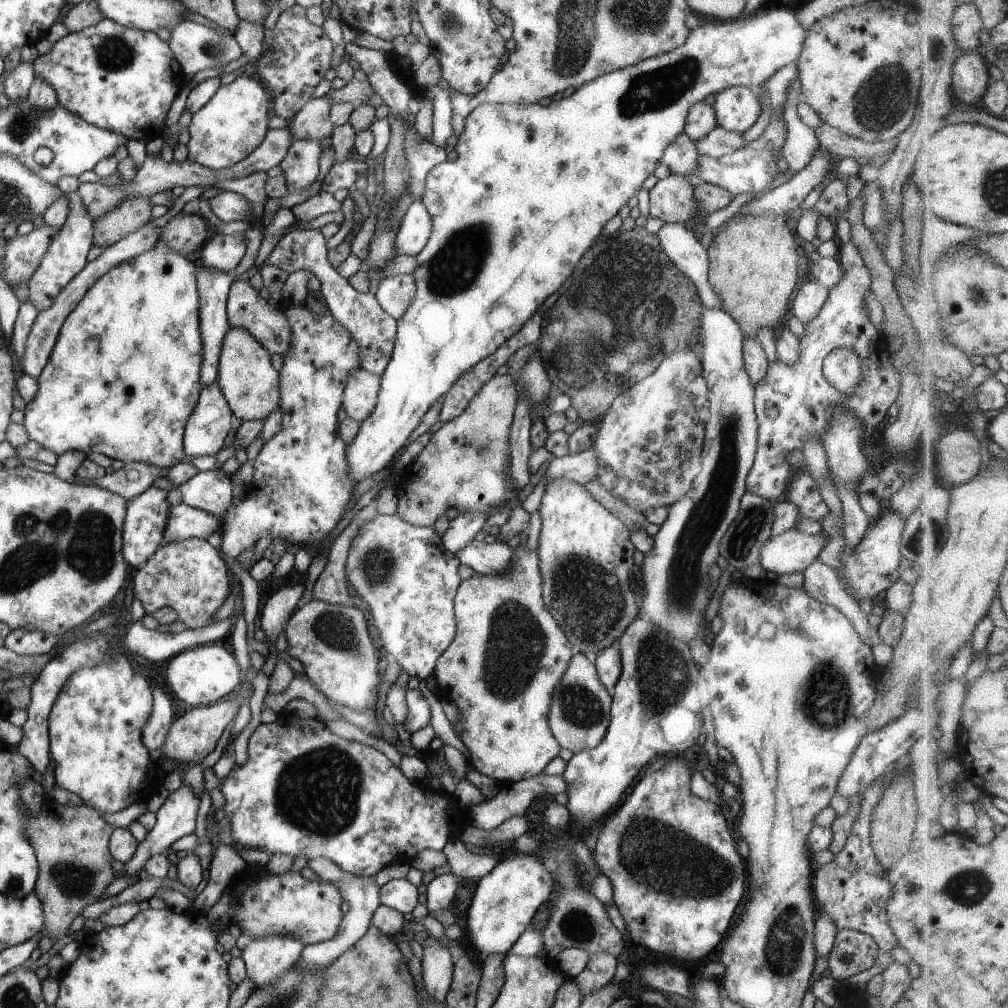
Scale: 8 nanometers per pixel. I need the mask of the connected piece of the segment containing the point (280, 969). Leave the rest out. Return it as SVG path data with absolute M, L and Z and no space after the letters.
M273 935L262 939L253 939L241 951L246 977L253 983L255 989L263 989L273 985L280 976L296 964L300 952L305 945L287 935Z

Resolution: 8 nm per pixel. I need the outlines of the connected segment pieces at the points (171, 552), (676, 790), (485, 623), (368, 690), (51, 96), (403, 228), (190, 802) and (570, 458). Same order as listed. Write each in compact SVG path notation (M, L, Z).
M187 537L180 541L173 539L154 550L153 554L137 568L133 576L132 592L140 600L146 615L156 612L159 608L170 606L176 614L176 620L183 622L187 629L196 629L211 623L213 613L230 594L230 589L231 576L222 556L206 540Z
M668 757L668 761L663 763L656 771L648 772L643 775L643 778L633 786L627 798L619 804L619 807L613 814L604 816L602 824L599 827L599 832L596 838L595 848L593 848L594 864L603 876L606 876L612 885L612 904L617 907L620 912L628 940L635 944L641 944L648 950L659 952L667 958L672 958L673 961L683 960L683 962L697 962L701 960L705 954L709 954L719 942L721 938L726 936L730 927L734 924L745 900L747 894L747 872L745 860L739 856L736 851L735 842L727 830L727 822L723 814L719 811L719 807L712 802L701 800L693 796L690 791L690 770L684 765L686 760L677 757Z
M520 546L513 551L512 564L510 568L498 577L488 577L479 573L473 573L467 580L462 580L457 587L455 596L453 597L453 612L455 619L455 638L441 651L437 657L432 676L436 681L437 695L440 699L453 703L457 706L460 717L452 724L455 735L467 748L467 761L470 768L486 775L499 783L514 783L521 779L528 779L533 774L539 774L543 767L559 752L560 746L551 734L547 713L550 705L551 693L554 686L563 676L564 670L567 668L570 658L574 655L574 646L568 643L564 630L558 625L552 614L545 608L542 601L542 578L538 569L538 558L536 550L531 552L522 550Z
M311 599L291 613L283 634L287 654L301 663L303 672L325 698L356 712L375 709L379 660L359 609Z
M105 18L91 26L78 30L77 32L67 33L58 39L52 44L49 52L38 55L32 61L32 67L36 77L33 79L30 89L28 90L26 101L33 108L40 109L41 111L50 111L51 109L59 106L70 113L76 114L80 119L83 119L85 122L99 127L100 129L116 132L117 134L124 136L127 140L137 139L144 142L162 136L163 118L165 118L165 114L167 114L167 110L169 110L171 101L175 98L175 96L177 96L177 93L185 83L185 74L181 70L180 64L173 56L168 44L161 41L153 31L142 31L139 29L124 27L114 20Z
M415 199L403 213L394 238L395 254L415 255L425 246L431 232L431 217L421 199Z
M179 785L174 791L171 791L160 808L156 811L156 822L154 826L146 832L144 839L138 841L136 851L133 856L123 863L125 865L124 877L136 876L140 878L142 868L145 861L154 854L163 853L172 842L175 842L179 837L193 833L195 826L195 813L199 806L199 796L201 792L193 792L191 788L184 785Z
M591 447L572 455L553 457L548 461L549 464L543 474L546 478L546 484L553 479L562 478L584 485L589 480L596 478L598 458Z

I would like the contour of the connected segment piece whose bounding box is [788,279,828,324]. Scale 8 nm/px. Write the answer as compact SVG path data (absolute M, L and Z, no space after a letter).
M811 279L797 290L795 298L791 300L788 314L795 316L805 324L808 320L815 318L827 295L828 289Z

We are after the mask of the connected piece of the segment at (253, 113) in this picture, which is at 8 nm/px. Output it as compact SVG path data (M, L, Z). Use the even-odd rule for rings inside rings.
M237 72L231 82L221 85L209 100L191 115L186 127L189 135L186 158L215 170L233 166L263 140L268 129L269 103L269 95L263 83Z

